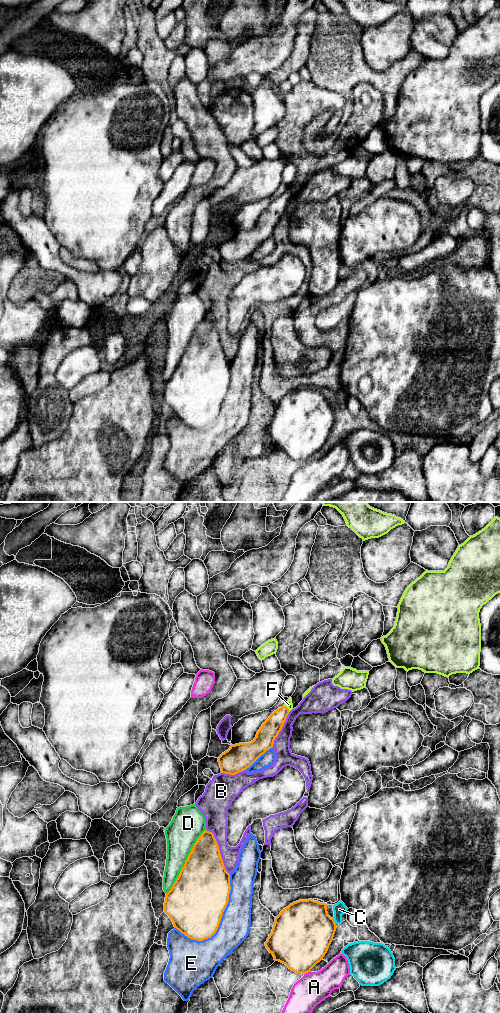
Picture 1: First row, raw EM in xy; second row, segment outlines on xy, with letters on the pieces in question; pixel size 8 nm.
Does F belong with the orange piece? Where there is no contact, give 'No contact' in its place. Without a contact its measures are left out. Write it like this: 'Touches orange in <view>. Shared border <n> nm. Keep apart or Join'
Touches orange in xy. Shared border 80 nm. Keep apart

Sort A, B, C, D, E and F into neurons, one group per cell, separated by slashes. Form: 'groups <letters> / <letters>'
groups A / B / C D / E / F

